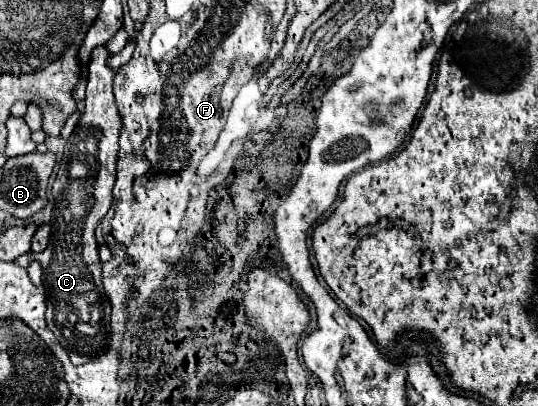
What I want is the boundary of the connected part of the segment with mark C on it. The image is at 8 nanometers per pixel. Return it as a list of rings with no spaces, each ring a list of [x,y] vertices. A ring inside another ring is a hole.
[[[97,47],[91,53],[89,61],[89,83],[85,93],[85,113],[81,115],[75,131],[67,139],[65,145],[65,157],[61,163],[61,169],[57,171],[55,183],[53,183],[53,197],[55,197],[55,209],[51,219],[51,237],[45,251],[33,255],[41,267],[43,267],[43,287],[47,293],[47,325],[61,343],[61,347],[67,351],[73,365],[83,365],[93,361],[97,355],[103,355],[111,343],[109,335],[109,323],[111,323],[111,301],[105,295],[103,281],[101,281],[101,261],[97,251],[97,239],[95,239],[95,227],[105,217],[105,213],[111,207],[113,201],[113,185],[115,185],[115,163],[117,163],[117,139],[121,131],[121,117],[115,107],[113,97],[113,77],[115,73],[107,67],[109,53],[105,47]],[[69,169],[89,169],[87,177],[71,177]]]

